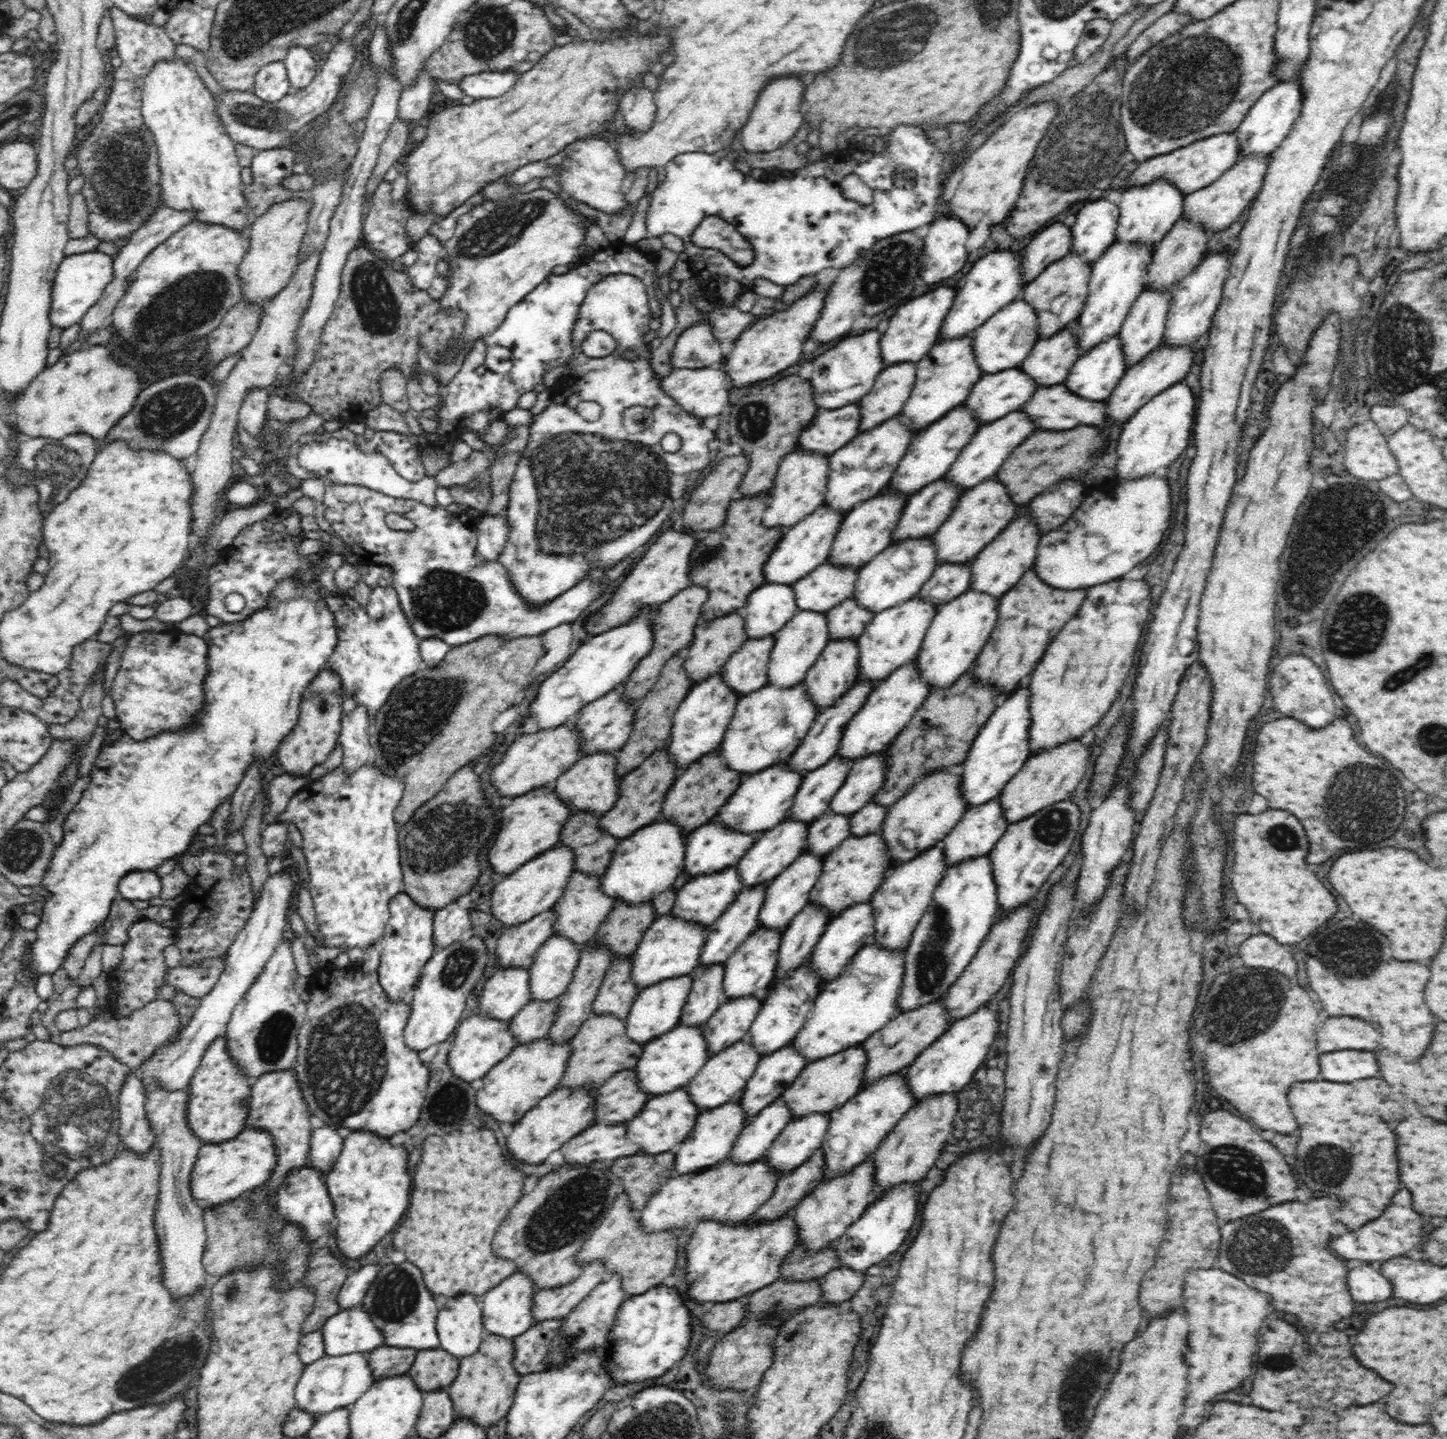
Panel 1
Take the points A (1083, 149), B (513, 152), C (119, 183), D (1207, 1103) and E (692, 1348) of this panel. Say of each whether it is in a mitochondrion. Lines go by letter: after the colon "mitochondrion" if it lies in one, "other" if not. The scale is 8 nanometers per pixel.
A: mitochondrion
B: other
C: mitochondrion
D: other
E: other

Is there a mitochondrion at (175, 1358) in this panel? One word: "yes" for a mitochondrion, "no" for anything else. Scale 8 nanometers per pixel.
yes

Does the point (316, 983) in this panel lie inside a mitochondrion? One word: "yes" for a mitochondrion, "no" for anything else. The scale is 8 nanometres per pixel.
no

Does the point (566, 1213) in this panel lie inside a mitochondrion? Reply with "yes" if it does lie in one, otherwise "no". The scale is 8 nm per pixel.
yes

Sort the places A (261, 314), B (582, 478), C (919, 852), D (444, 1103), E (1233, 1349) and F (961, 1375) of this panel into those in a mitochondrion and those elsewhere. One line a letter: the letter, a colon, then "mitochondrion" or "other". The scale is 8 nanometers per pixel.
A: other
B: mitochondrion
C: other
D: mitochondrion
E: other
F: other

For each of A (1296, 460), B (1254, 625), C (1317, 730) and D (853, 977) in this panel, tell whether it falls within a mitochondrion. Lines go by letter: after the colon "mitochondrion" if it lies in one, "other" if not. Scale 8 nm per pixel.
A: other
B: other
C: other
D: other

